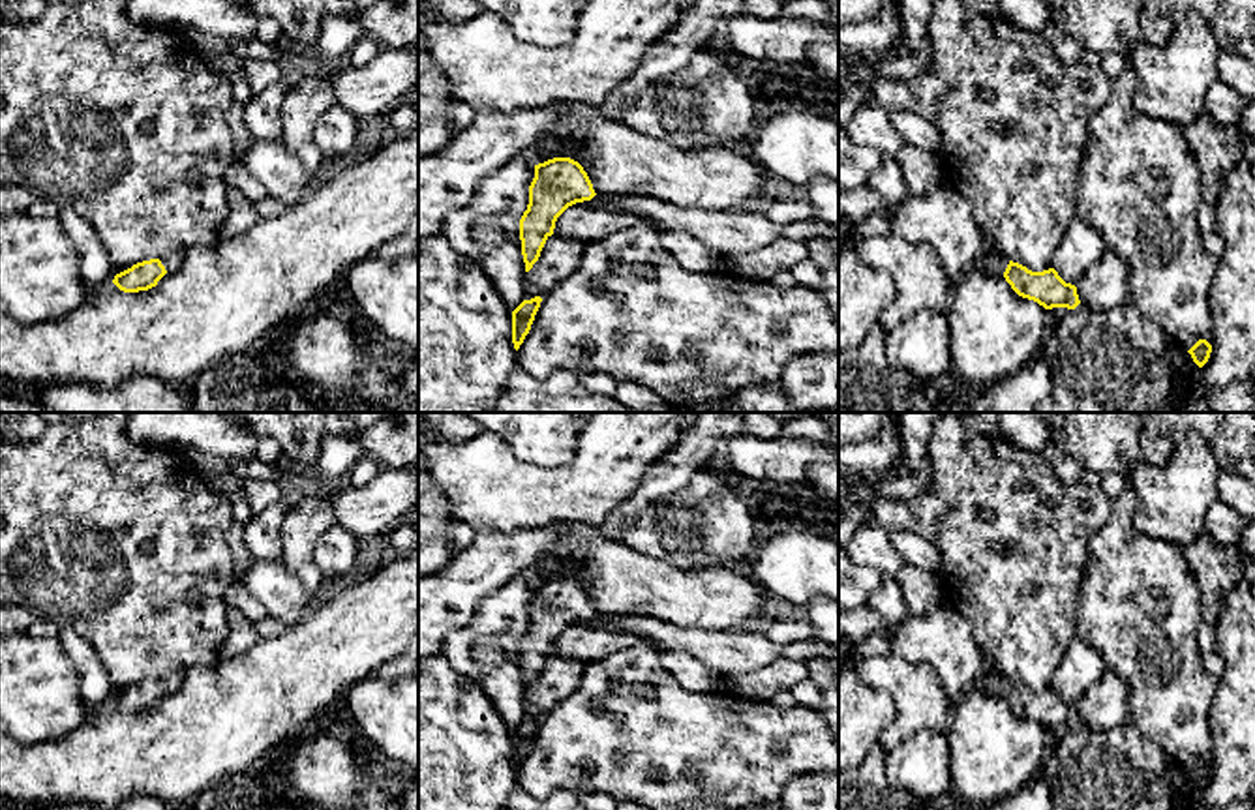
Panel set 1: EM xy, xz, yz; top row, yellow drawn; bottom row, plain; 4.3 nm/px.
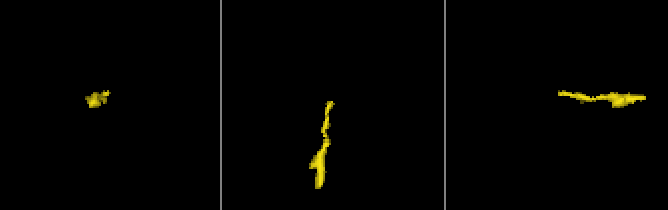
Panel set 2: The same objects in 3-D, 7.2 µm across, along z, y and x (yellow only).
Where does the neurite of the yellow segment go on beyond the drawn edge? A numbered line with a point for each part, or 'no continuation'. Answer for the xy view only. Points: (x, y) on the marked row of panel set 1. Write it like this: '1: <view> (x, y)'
1: xy (171, 263)

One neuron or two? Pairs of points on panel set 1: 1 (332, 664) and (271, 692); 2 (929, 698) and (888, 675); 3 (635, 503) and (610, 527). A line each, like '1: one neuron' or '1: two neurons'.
1: one neuron
2: one neuron
3: one neuron

